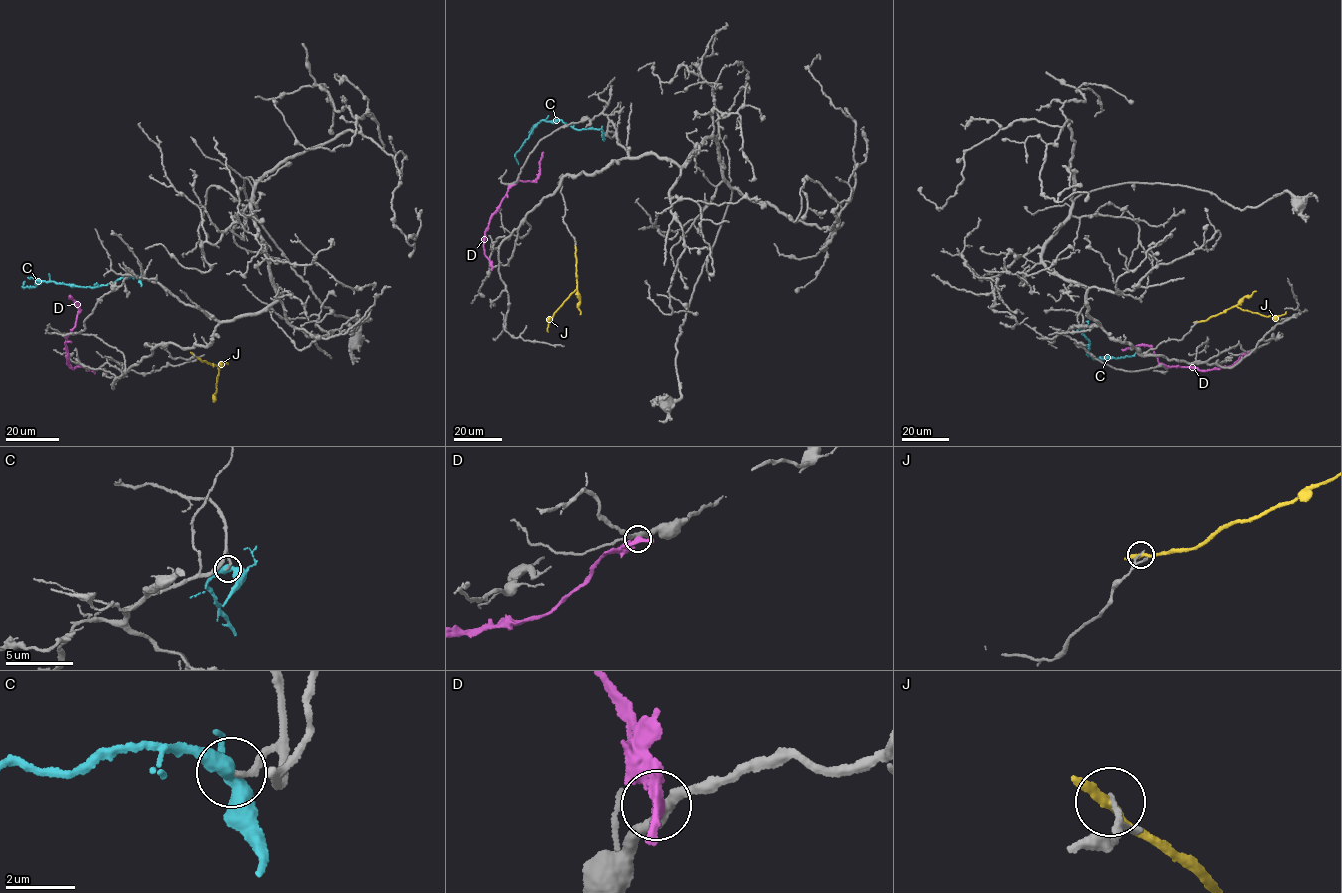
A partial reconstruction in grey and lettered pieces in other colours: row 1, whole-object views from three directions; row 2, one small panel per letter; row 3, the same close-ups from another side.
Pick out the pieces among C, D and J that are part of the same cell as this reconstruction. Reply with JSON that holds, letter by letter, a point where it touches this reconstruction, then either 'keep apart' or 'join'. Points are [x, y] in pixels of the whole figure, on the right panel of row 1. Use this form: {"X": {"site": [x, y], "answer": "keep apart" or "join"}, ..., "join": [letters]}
{"C": {"site": [1083, 325], "answer": "join"}, "D": {"site": [1247, 352], "answer": "keep apart"}, "J": {"site": [1196, 322], "answer": "keep apart"}, "join": ["C"]}

